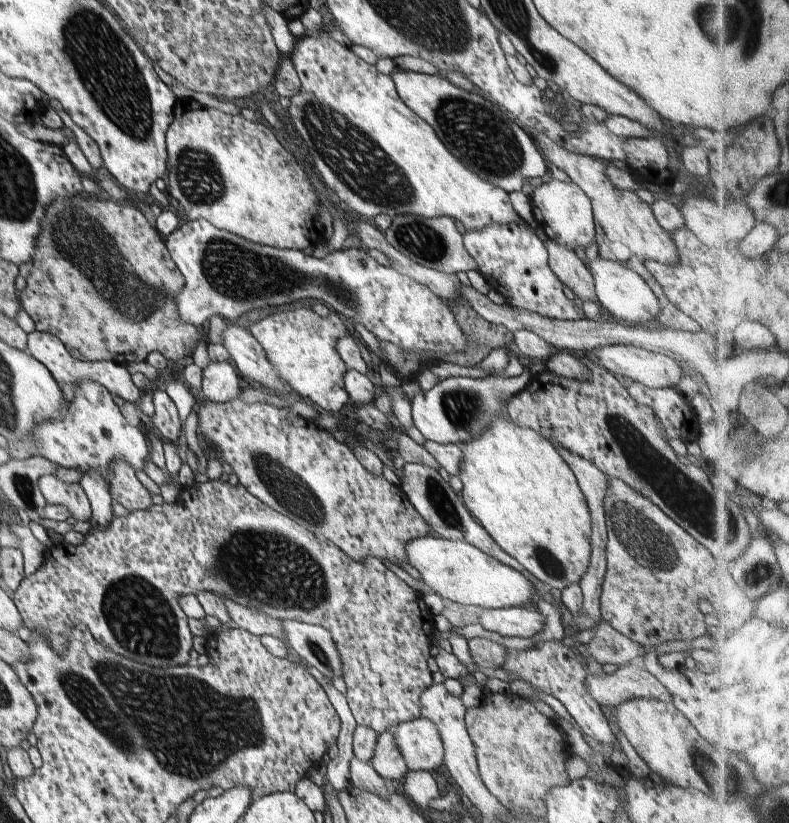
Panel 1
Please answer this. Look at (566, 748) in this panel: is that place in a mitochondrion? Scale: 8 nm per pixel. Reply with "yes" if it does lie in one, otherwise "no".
no

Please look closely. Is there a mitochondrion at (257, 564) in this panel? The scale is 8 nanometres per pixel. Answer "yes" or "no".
yes

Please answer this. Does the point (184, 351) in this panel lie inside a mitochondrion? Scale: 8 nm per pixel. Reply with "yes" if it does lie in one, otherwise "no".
no

